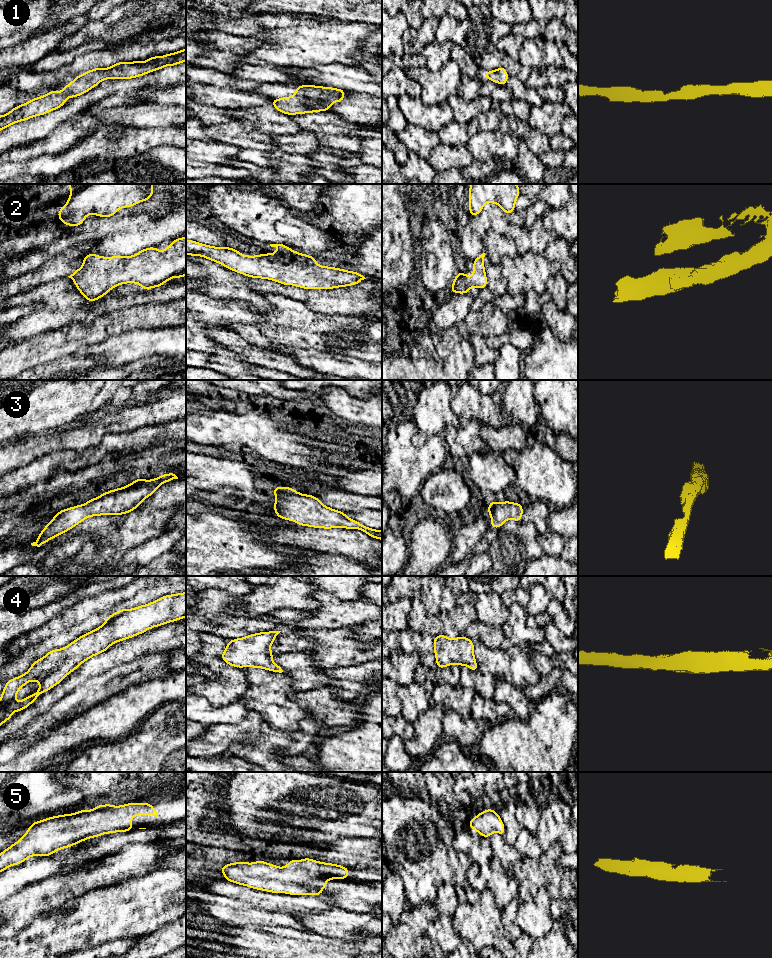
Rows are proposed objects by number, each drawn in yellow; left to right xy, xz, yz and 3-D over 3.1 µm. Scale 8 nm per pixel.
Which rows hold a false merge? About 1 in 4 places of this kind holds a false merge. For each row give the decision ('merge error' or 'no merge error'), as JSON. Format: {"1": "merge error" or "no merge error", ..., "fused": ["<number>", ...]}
{"1": "no merge error", "2": "no merge error", "3": "no merge error", "4": "no merge error", "5": "no merge error", "fused": []}

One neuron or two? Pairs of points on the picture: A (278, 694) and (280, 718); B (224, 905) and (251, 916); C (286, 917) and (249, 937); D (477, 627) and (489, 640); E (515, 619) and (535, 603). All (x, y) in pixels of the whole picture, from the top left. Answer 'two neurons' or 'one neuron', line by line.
A: one neuron
B: one neuron
C: two neurons
D: one neuron
E: two neurons

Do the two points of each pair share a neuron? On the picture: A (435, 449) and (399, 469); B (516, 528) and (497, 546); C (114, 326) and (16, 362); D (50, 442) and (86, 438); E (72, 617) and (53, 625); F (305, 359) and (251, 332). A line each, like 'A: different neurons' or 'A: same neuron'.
A: same neuron
B: same neuron
C: same neuron
D: same neuron
E: same neuron
F: different neurons

